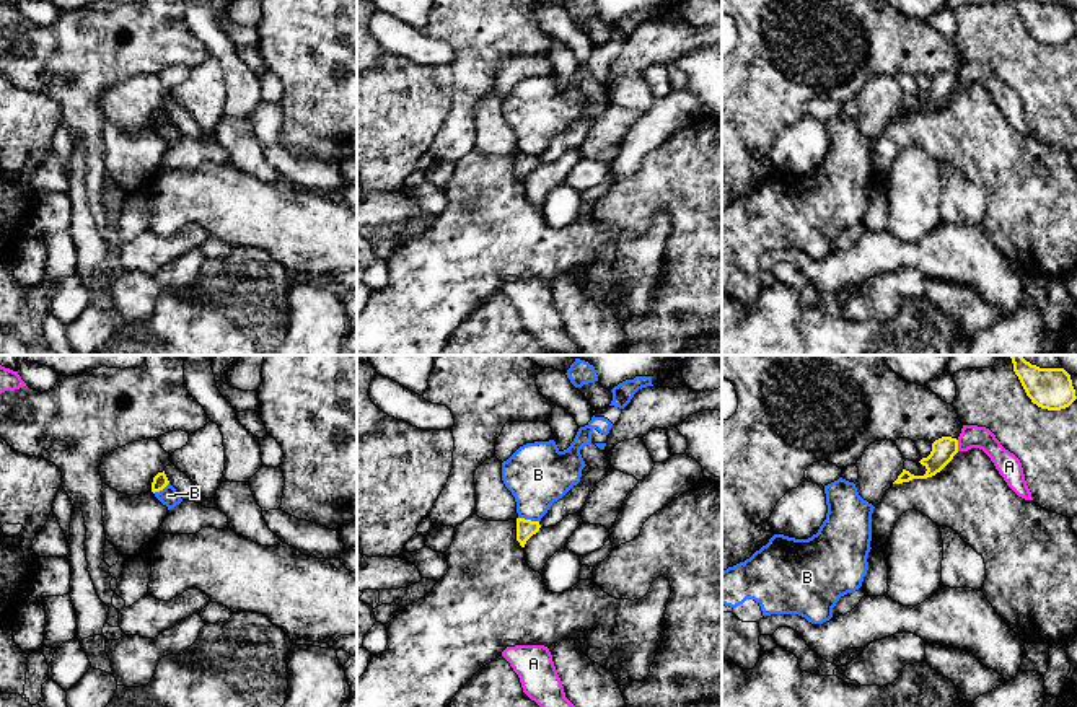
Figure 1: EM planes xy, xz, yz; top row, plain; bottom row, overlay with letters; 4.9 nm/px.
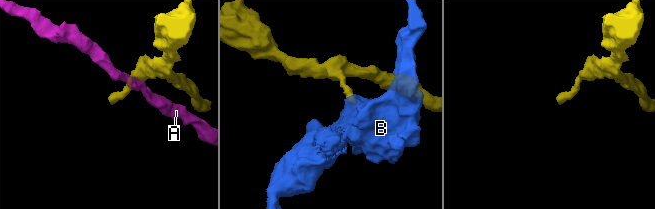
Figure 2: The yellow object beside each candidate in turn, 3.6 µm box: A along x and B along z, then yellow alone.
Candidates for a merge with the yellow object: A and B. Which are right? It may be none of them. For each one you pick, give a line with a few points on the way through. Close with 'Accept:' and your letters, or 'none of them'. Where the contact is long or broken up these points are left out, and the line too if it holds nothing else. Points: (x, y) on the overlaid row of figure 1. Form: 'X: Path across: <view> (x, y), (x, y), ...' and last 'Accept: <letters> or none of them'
Accept: none of them

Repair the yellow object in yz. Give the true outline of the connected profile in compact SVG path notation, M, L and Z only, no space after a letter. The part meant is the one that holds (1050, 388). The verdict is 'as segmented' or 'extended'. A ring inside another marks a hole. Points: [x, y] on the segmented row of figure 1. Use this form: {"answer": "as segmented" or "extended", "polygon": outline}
{"answer": "as segmented", "polygon": "M1022 355L1010 358L1026 396L1038 407L1061 411L1077 399L1070 375L1064 368L1040 368Z"}

